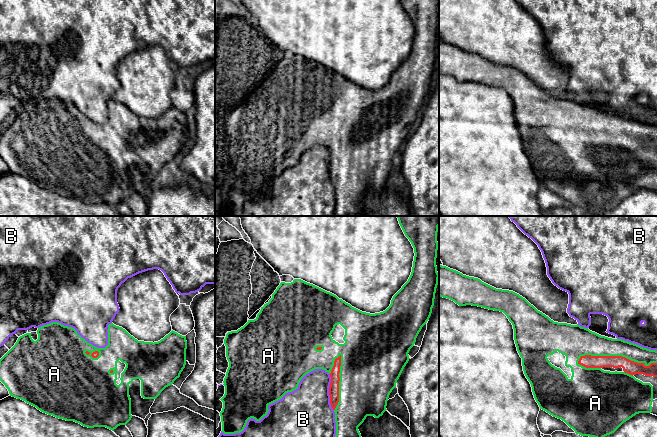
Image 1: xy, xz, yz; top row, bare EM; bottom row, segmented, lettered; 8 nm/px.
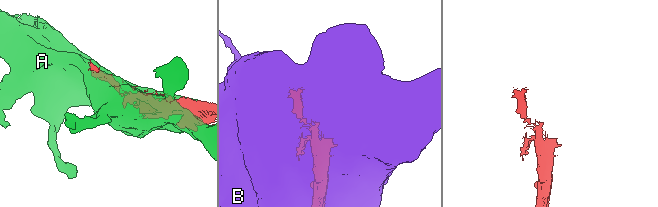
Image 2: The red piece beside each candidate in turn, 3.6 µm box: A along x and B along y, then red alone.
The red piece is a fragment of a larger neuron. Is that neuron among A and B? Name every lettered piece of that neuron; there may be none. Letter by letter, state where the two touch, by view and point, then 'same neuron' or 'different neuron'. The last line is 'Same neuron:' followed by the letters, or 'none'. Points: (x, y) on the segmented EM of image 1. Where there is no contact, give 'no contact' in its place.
A: yz (616, 356) | same neuron
B: xz (329, 392) | different neuron
Same neuron: A

